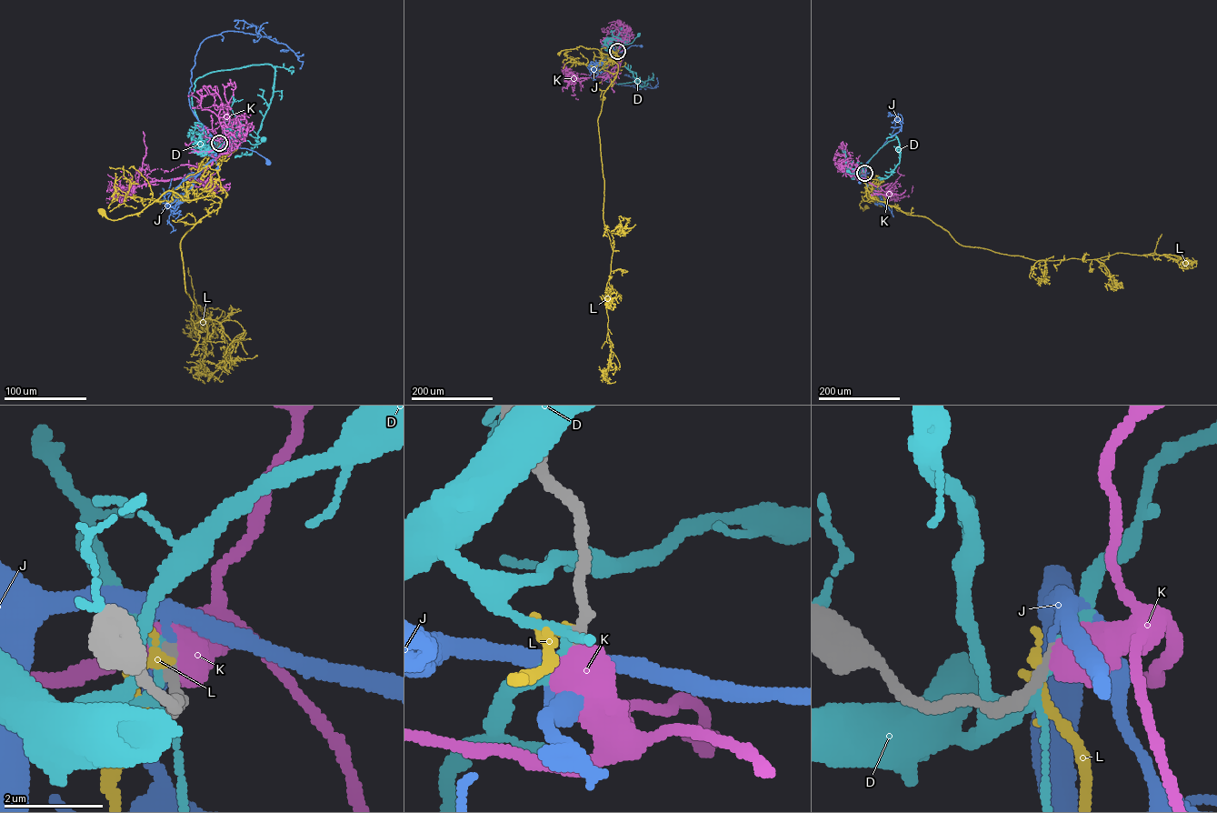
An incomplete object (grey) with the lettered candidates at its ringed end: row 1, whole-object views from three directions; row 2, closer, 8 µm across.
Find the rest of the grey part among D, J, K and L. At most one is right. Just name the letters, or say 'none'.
K

